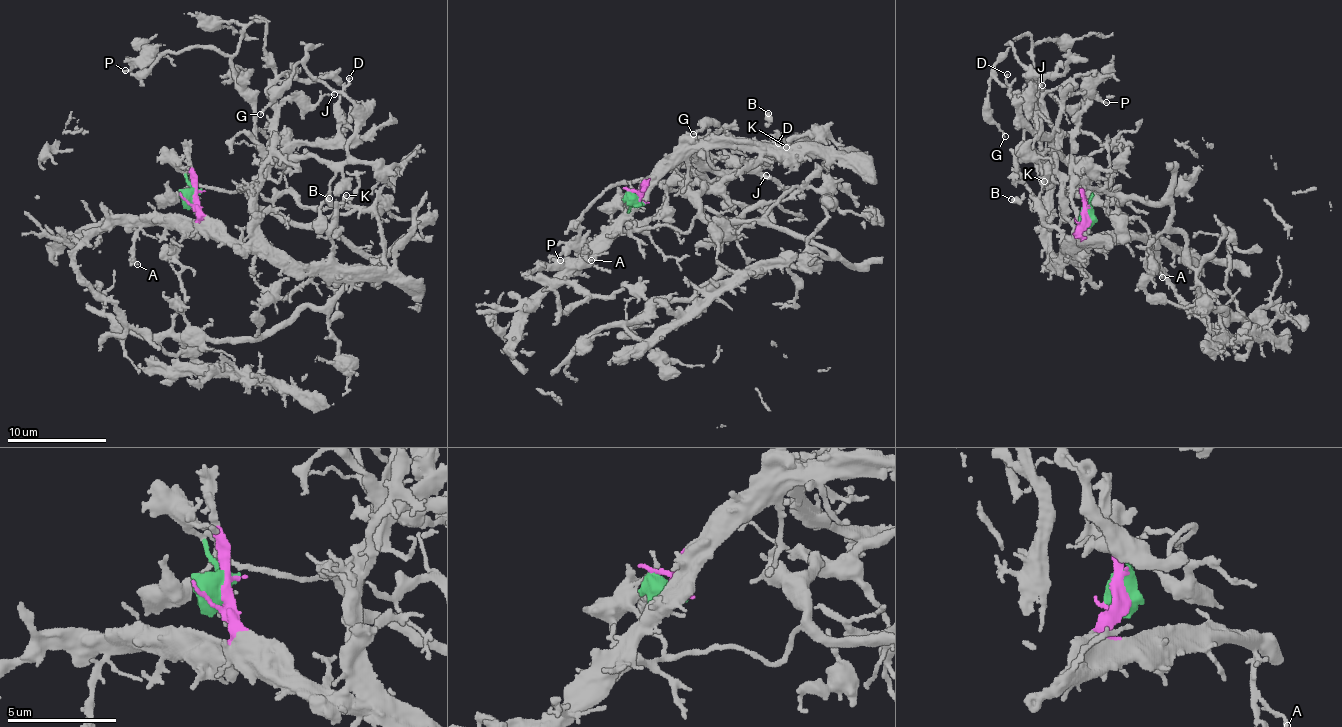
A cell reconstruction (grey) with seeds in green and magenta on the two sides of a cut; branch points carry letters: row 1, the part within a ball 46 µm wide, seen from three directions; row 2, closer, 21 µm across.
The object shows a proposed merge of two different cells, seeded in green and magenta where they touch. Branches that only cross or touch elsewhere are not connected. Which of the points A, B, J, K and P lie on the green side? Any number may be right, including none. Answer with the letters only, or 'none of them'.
P

